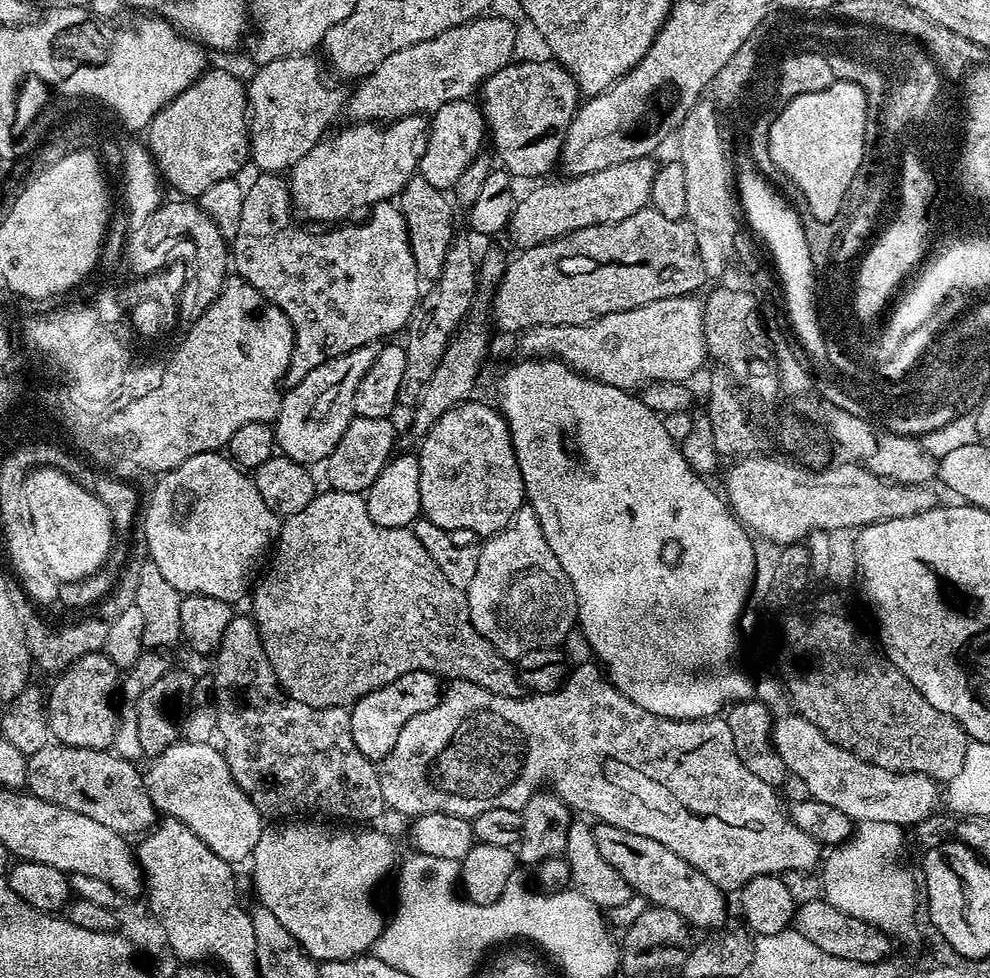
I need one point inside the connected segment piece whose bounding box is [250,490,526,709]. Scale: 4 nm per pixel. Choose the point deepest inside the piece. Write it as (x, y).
(347, 606)

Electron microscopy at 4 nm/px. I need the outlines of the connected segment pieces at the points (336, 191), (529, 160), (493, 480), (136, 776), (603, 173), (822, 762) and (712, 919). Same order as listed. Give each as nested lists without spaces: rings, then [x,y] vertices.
[[[423,115],[403,116],[383,126],[358,122],[352,127],[321,140],[290,170],[292,202],[305,221],[321,220],[324,226],[359,221],[376,205],[399,197],[408,181],[417,175],[430,129]]]
[[[547,58],[547,59],[548,60],[532,60],[529,62],[529,64],[518,65],[519,63],[516,63],[516,62],[507,64],[507,66],[505,66],[502,70],[498,70],[494,74],[490,74],[490,78],[488,80],[485,80],[483,85],[482,85],[482,93],[484,92],[484,100],[482,99],[482,111],[484,114],[484,122],[485,122],[487,131],[490,133],[490,142],[491,142],[491,144],[493,142],[493,144],[496,146],[496,152],[497,153],[495,152],[495,155],[498,157],[498,160],[499,160],[498,155],[500,155],[500,160],[502,163],[504,163],[501,165],[503,165],[503,167],[505,169],[507,169],[507,171],[511,172],[513,177],[516,177],[516,178],[520,178],[520,176],[544,176],[547,174],[548,171],[551,170],[552,167],[555,169],[557,167],[557,165],[559,165],[560,152],[563,151],[563,149],[564,149],[564,140],[567,139],[568,131],[570,130],[570,126],[572,125],[572,120],[575,119],[577,111],[582,104],[582,93],[581,93],[579,85],[576,84],[575,78],[572,77],[571,73],[569,73],[567,71],[567,69],[564,68],[563,64],[556,63],[555,59],[552,59],[552,58]]]
[[[469,398],[463,404],[454,406],[446,412],[434,424],[434,426],[419,441],[420,449],[418,455],[420,457],[420,511],[423,519],[434,522],[434,526],[442,526],[442,530],[453,534],[461,534],[460,532],[477,532],[480,538],[493,536],[496,532],[501,532],[514,518],[514,514],[518,514],[520,508],[525,507],[526,497],[524,495],[524,479],[520,473],[518,466],[518,458],[514,454],[514,446],[512,445],[512,435],[508,429],[508,423],[504,420],[504,415],[500,413],[499,407],[483,404],[477,398]]]
[[[49,742],[38,754],[28,757],[27,791],[39,800],[45,800],[58,806],[66,806],[66,810],[74,810],[78,814],[86,814],[86,818],[94,818],[94,822],[102,822],[102,826],[110,826],[118,835],[132,838],[135,832],[144,834],[157,823],[158,811],[144,786],[141,769],[131,760],[123,760],[111,750],[90,750],[74,748],[59,742]]]
[[[643,156],[630,162],[622,162],[618,166],[610,166],[606,170],[598,170],[594,174],[560,178],[557,184],[544,184],[541,188],[534,189],[525,200],[523,197],[517,203],[512,215],[510,233],[512,232],[513,238],[516,239],[517,249],[532,248],[535,244],[544,244],[547,240],[557,240],[559,236],[577,232],[586,226],[622,222],[622,218],[630,218],[630,214],[638,214],[638,210],[649,207],[658,171],[658,164],[654,161],[652,156]]]
[[[799,714],[791,715],[792,716],[777,715],[775,717],[774,723],[770,728],[772,745],[776,747],[776,749],[778,750],[778,754],[786,762],[789,773],[795,776],[797,781],[799,781],[799,783],[803,785],[803,787],[804,784],[806,787],[808,787],[807,795],[811,797],[811,799],[817,800],[818,802],[826,802],[827,805],[834,806],[834,808],[837,810],[842,810],[842,813],[846,814],[853,822],[865,820],[866,822],[894,822],[895,824],[899,824],[901,826],[915,826],[918,822],[922,822],[925,818],[933,815],[933,813],[937,811],[936,800],[938,804],[938,801],[942,796],[942,792],[938,787],[937,781],[931,780],[928,776],[921,775],[920,772],[891,772],[890,770],[886,770],[882,766],[874,766],[870,762],[866,762],[862,758],[858,758],[850,750],[842,750],[842,746],[838,746],[834,742],[830,742],[830,738],[826,738],[822,734],[822,730],[818,730],[818,726],[814,726],[814,722],[810,722],[805,718],[805,716],[801,716]]]
[[[601,823],[592,828],[592,841],[596,843],[598,854],[602,854],[605,862],[626,880],[637,897],[645,896],[649,905],[674,910],[674,914],[681,916],[693,929],[720,930],[729,923],[727,922],[729,897],[724,889],[714,886],[710,878],[706,878],[704,874],[694,870],[694,866],[678,858],[674,850],[666,850],[662,842],[654,842],[654,838],[630,834],[630,830]]]

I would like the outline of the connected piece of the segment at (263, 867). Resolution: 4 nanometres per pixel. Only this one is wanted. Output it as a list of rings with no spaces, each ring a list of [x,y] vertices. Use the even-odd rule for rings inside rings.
[[[284,822],[281,828],[265,827],[258,838],[250,857],[252,884],[260,899],[257,901],[268,908],[282,922],[282,926],[290,930],[290,934],[294,934],[296,941],[313,960],[353,960],[355,956],[365,955],[375,945],[386,923],[386,916],[376,909],[376,900],[372,895],[380,879],[394,868],[389,833],[372,826],[327,828],[324,822],[296,823],[300,822]]]

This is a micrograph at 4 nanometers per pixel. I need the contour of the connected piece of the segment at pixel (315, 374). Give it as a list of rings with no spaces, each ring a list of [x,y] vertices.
[[[371,344],[341,356],[332,356],[322,366],[314,366],[302,382],[289,387],[280,401],[280,414],[274,421],[276,443],[279,451],[305,466],[312,466],[315,460],[327,461],[338,446],[346,426],[350,426],[356,415],[354,400],[363,376],[374,366],[377,349]]]

